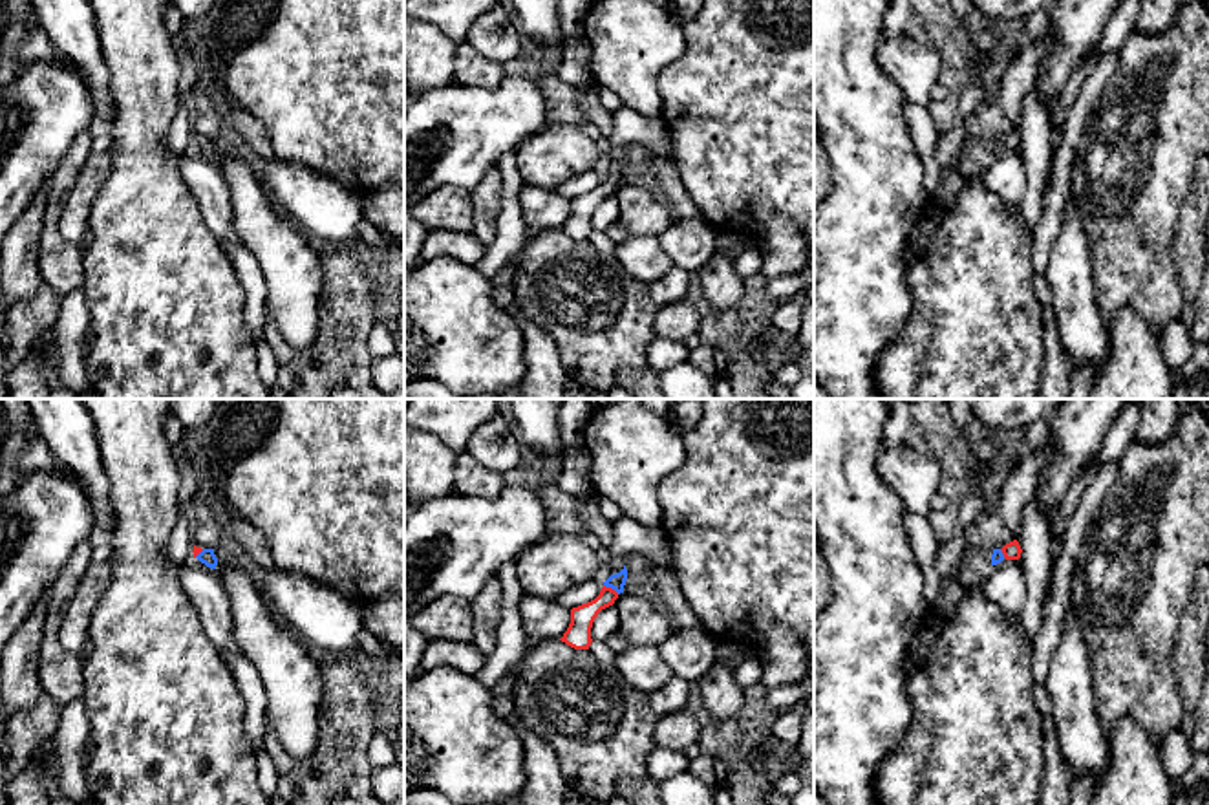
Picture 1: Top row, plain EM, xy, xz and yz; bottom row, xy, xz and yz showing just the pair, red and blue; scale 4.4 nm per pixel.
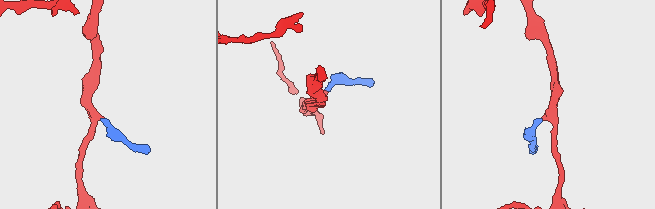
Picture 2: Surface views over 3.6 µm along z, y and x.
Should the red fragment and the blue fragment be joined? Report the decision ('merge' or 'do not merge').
merge

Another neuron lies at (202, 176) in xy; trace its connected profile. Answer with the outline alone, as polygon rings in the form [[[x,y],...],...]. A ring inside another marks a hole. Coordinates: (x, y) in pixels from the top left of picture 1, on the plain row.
[[[190,148],[181,156],[181,177],[198,199],[203,221],[219,243],[240,245],[234,231],[232,196],[214,159]]]

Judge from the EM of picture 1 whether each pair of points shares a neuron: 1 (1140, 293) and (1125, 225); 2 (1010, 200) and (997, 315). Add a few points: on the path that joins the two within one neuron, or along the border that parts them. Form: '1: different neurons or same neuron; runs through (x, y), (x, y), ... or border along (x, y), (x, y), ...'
1: same neuron; runs through (1140, 277), (1133, 266), (1131, 242)
2: different neurons; border along (983, 174), (984, 185), (1006, 207), (1017, 207)

